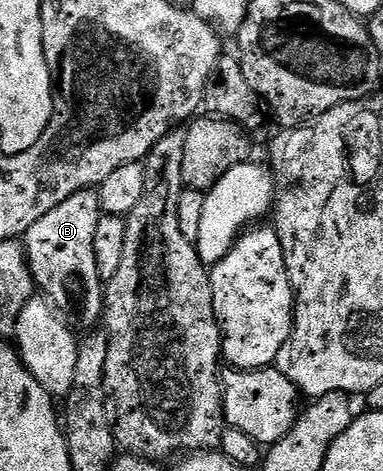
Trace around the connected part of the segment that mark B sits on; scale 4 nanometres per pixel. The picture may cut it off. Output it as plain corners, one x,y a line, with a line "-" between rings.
98,191
78,192
61,206
53,206
45,218
37,218
22,237
21,243
34,287
56,309
68,312
85,327
100,323
103,315
104,285
101,283
94,262
93,236
101,217

